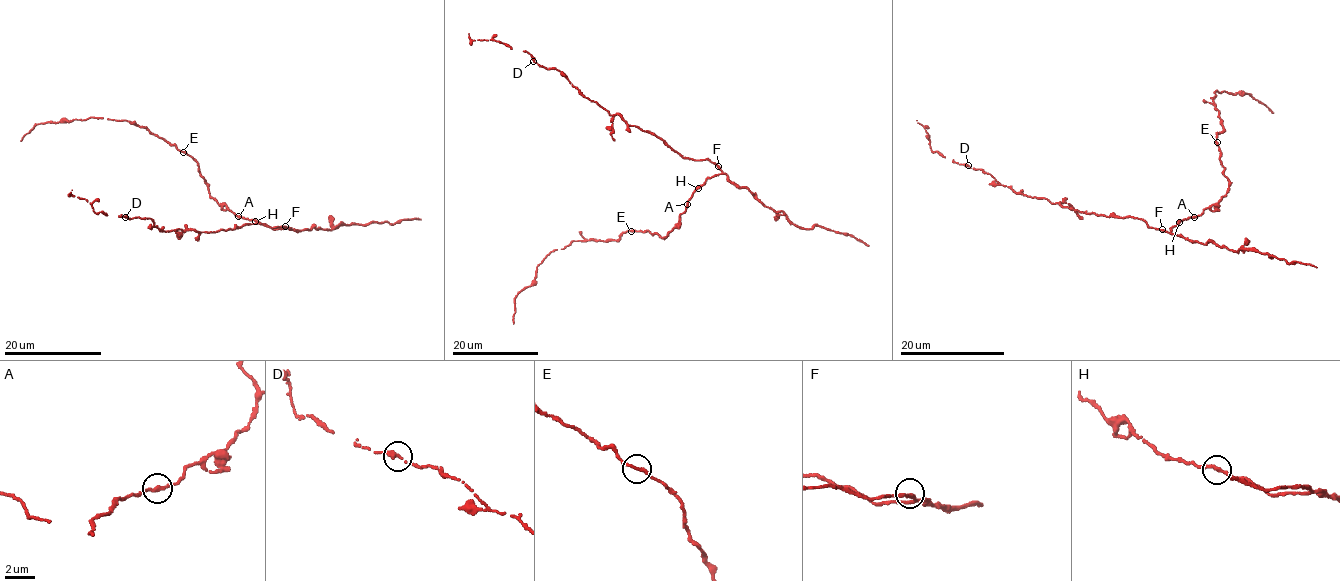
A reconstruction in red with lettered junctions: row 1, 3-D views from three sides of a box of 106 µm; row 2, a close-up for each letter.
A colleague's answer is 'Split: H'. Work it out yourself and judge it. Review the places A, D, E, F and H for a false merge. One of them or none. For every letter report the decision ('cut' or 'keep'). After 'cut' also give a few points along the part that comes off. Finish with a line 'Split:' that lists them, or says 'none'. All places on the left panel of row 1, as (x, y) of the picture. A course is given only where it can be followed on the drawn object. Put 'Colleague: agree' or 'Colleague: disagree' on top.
Colleague: disagree
A: keep
D: keep
E: keep
F: keep
H: keep
Split: none

